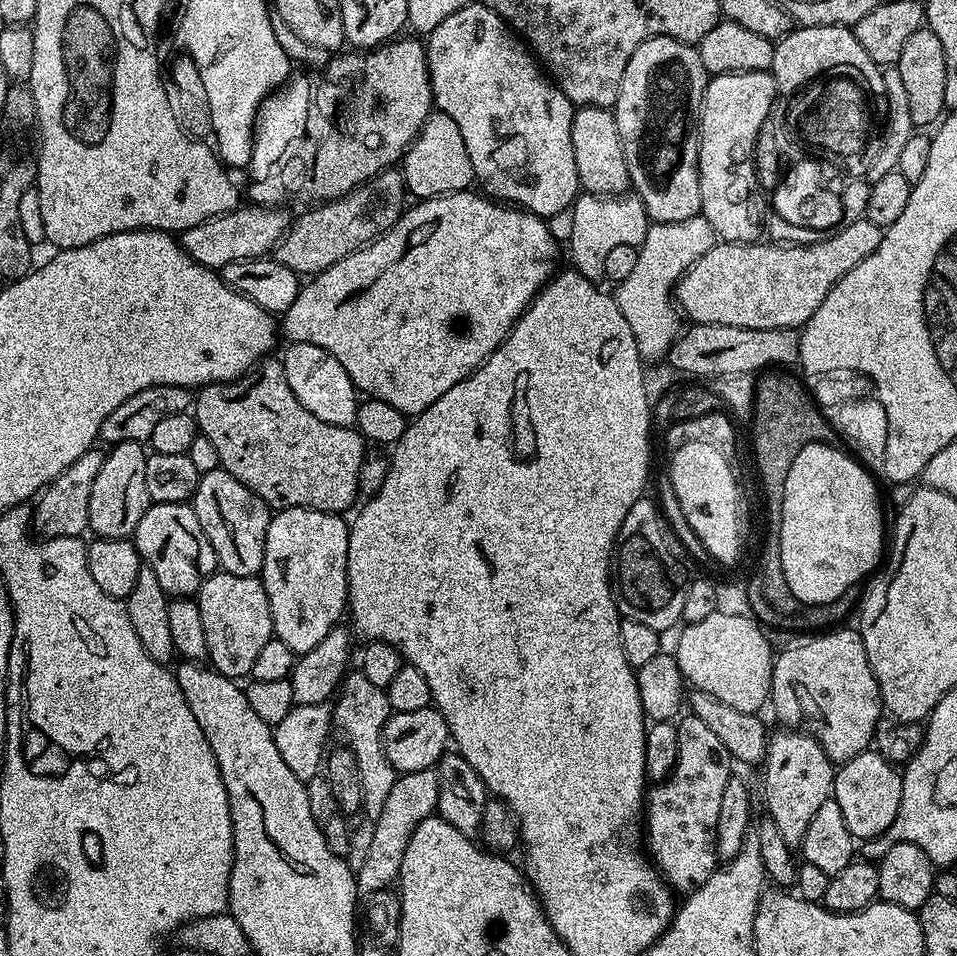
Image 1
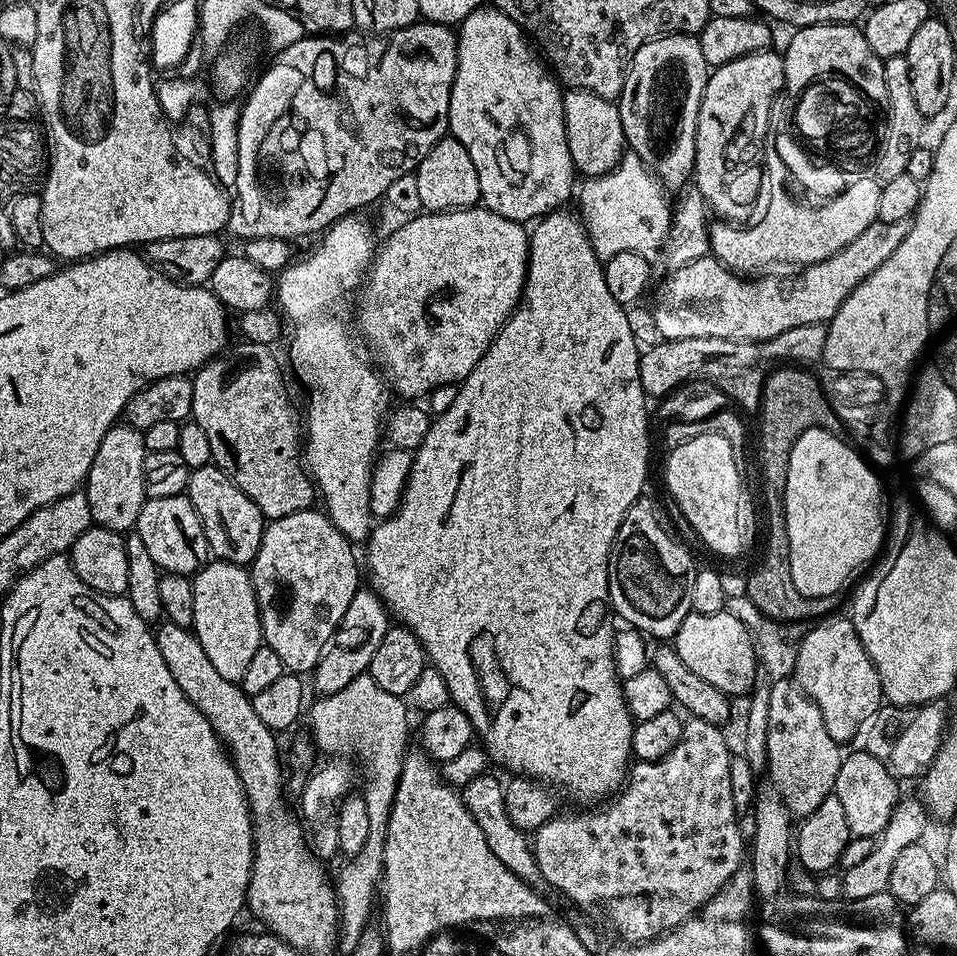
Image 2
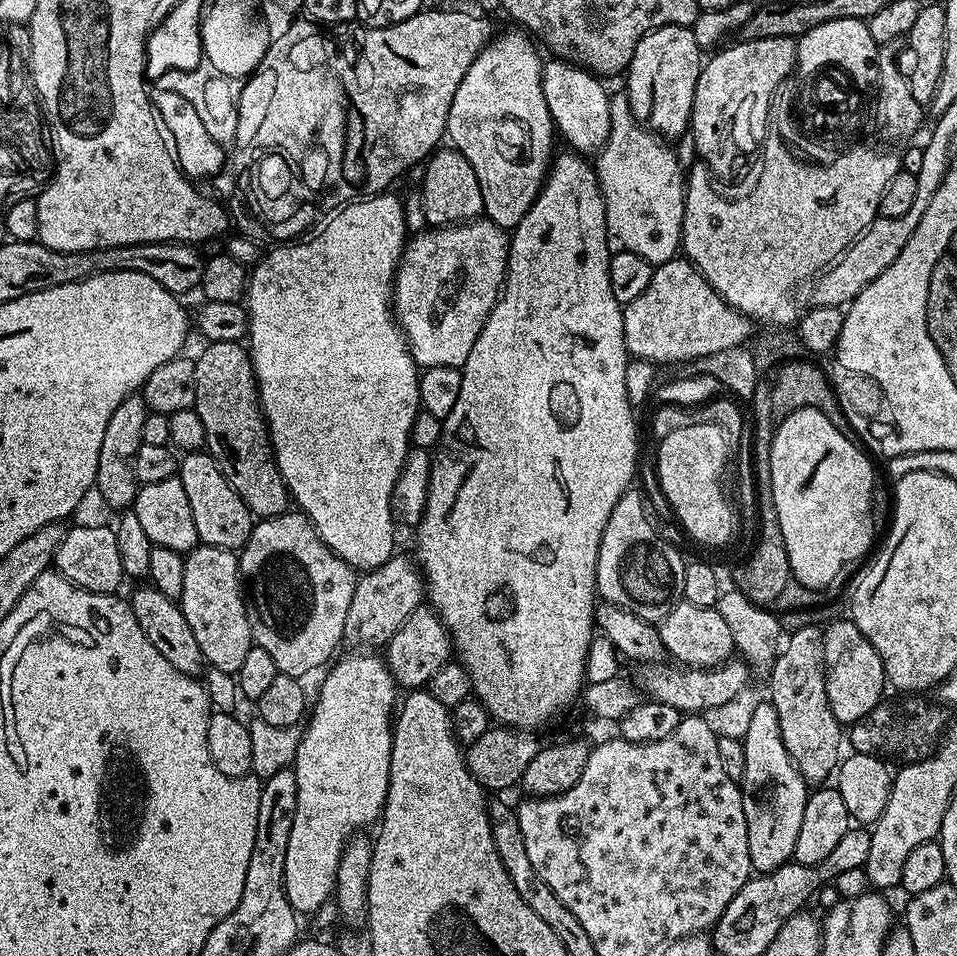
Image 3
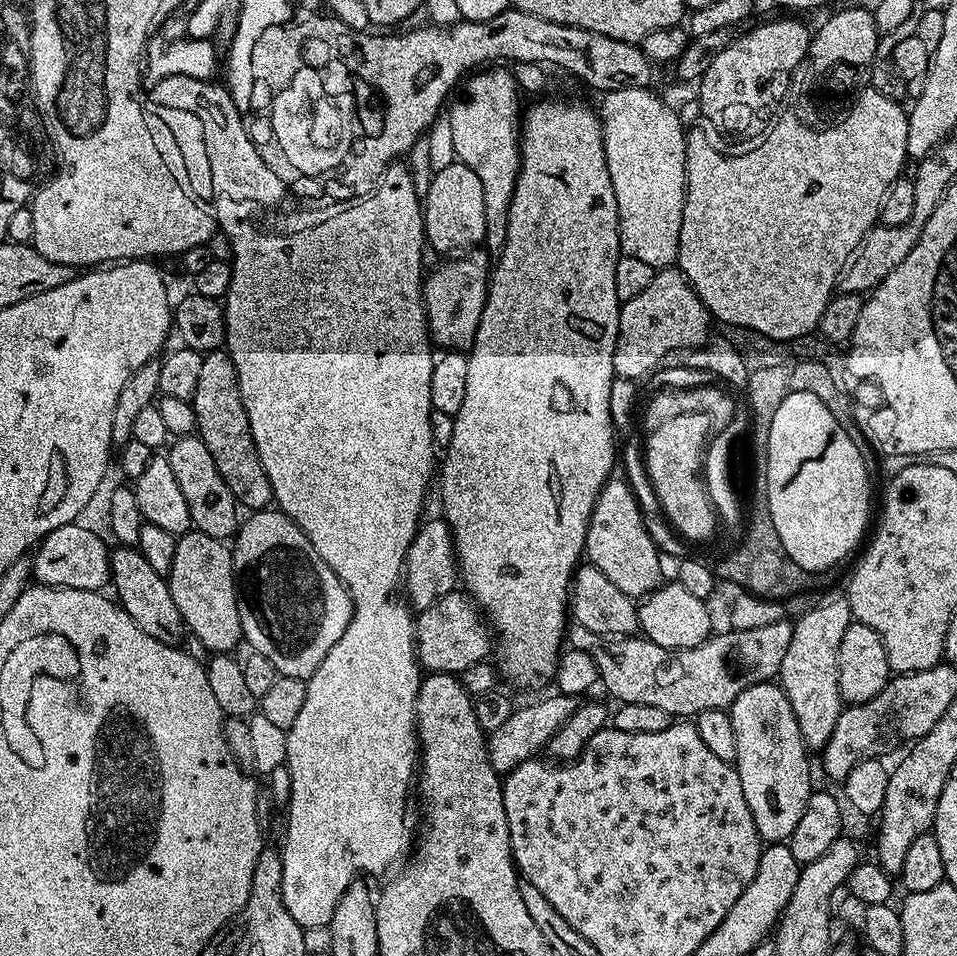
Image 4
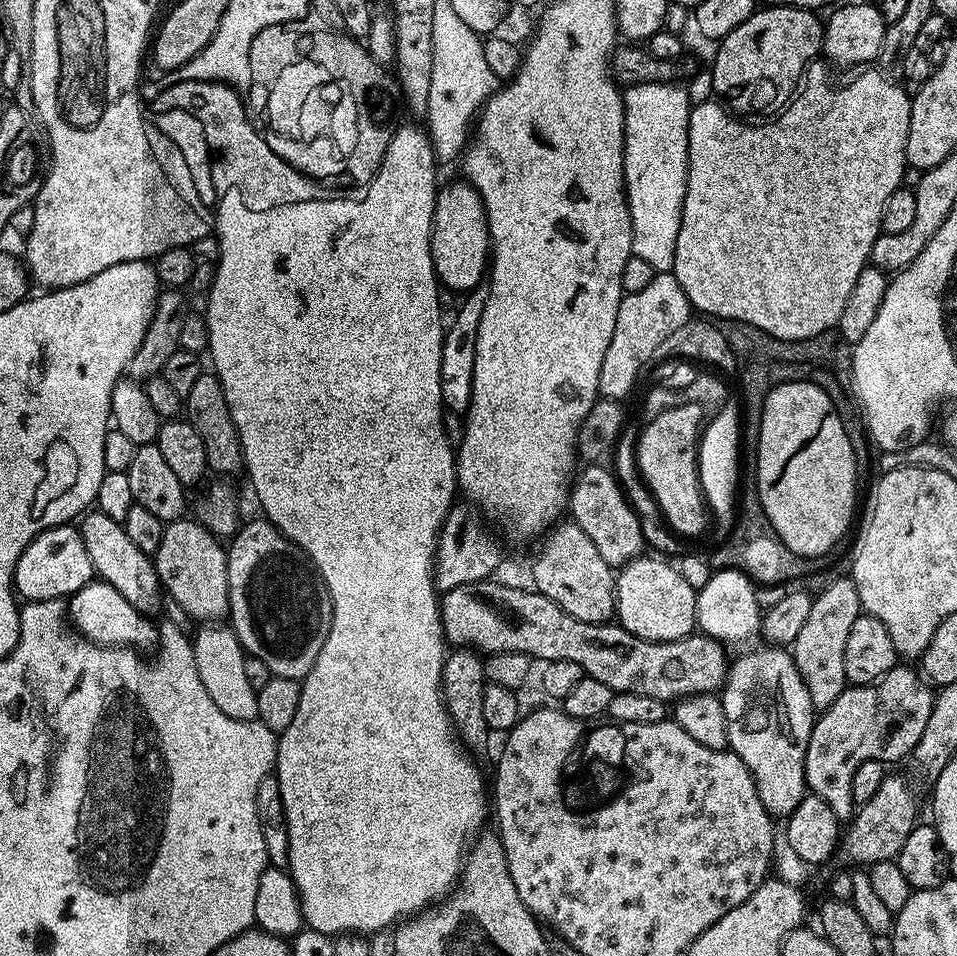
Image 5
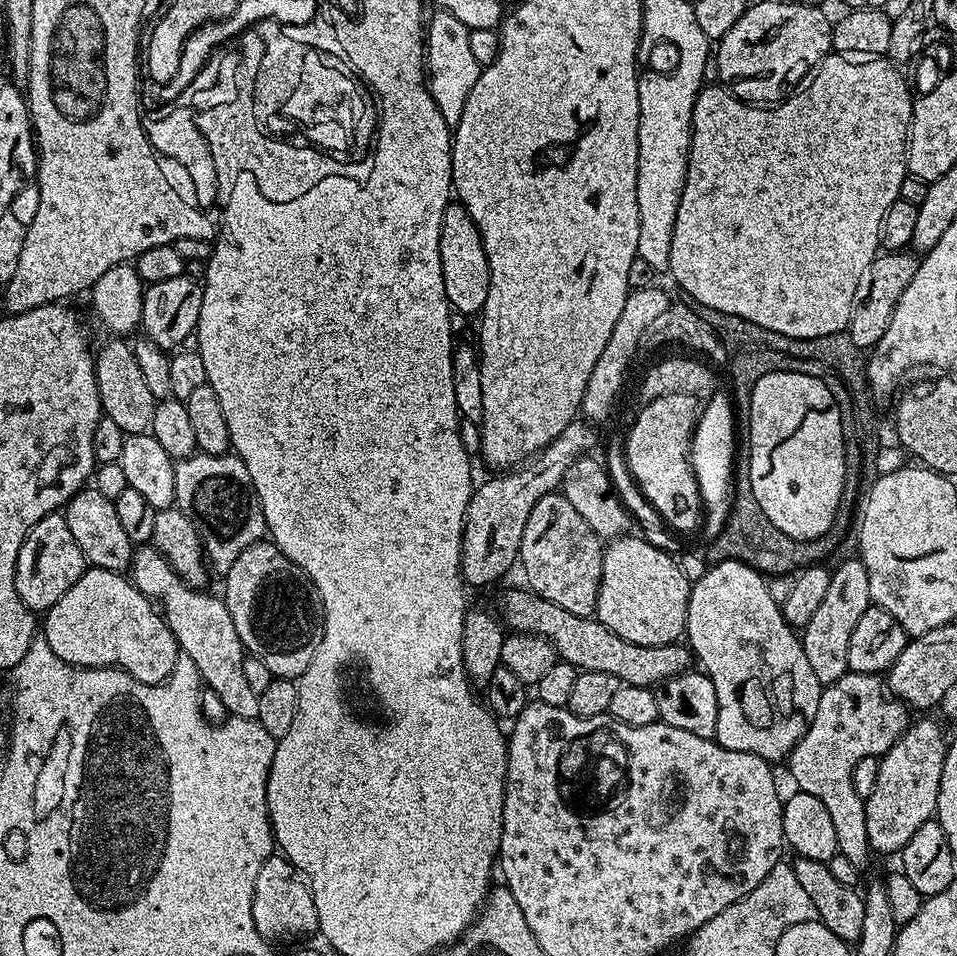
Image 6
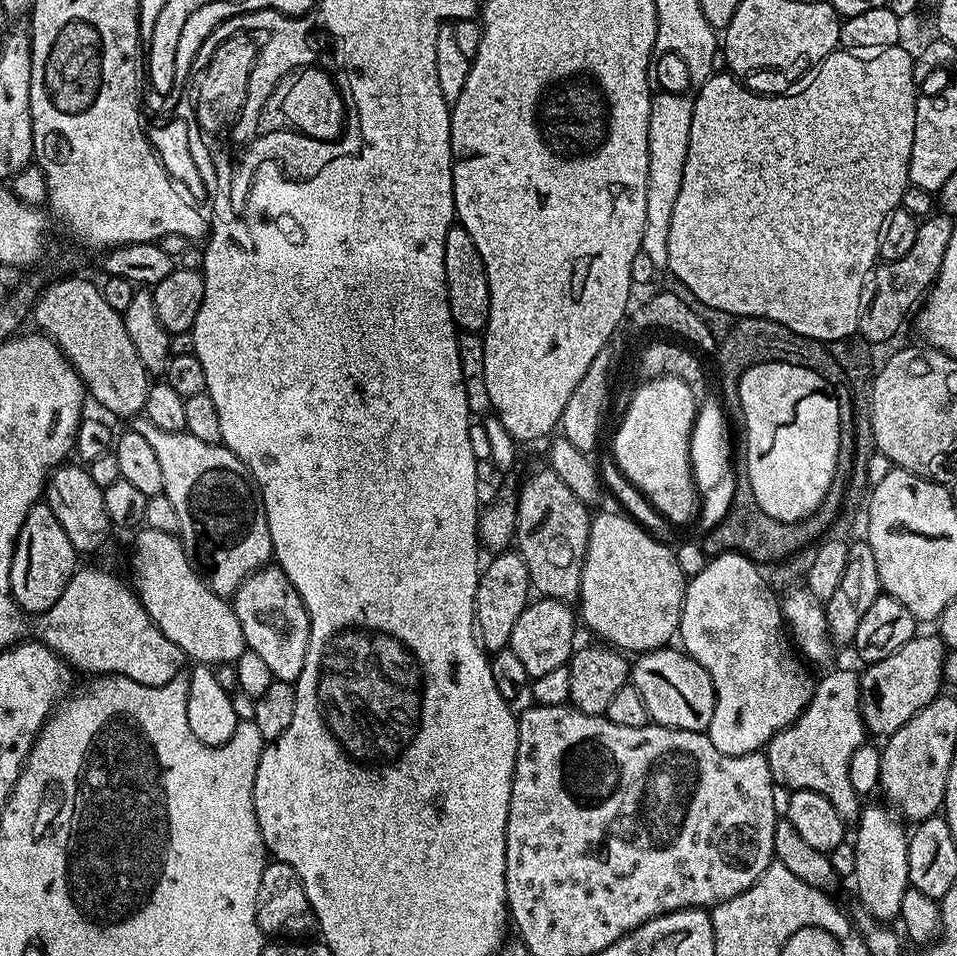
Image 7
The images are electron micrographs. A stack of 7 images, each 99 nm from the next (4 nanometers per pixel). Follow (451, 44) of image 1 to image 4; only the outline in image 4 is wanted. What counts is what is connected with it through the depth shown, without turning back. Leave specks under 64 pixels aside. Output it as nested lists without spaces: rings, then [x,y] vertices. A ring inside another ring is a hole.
[[[488,66],[469,75],[463,85],[464,93],[457,98],[452,113],[447,113],[446,116],[450,122],[450,130],[454,133],[457,161],[470,166],[470,170],[474,170],[474,174],[478,174],[478,179],[482,181],[486,221],[482,246],[485,255],[494,264],[500,260],[502,250],[505,249],[508,208],[520,173],[522,143],[522,92],[513,73],[508,68],[500,67],[504,66]]]

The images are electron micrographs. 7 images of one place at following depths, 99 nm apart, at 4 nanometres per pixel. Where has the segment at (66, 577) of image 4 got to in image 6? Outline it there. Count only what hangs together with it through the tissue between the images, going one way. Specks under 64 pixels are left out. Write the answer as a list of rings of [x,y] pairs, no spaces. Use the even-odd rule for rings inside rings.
[[[52,512],[42,522],[38,522],[26,534],[22,546],[18,550],[18,562],[16,563],[16,589],[18,598],[27,608],[40,614],[58,602],[58,598],[74,585],[80,575],[86,569],[86,561],[78,542],[74,542],[74,534],[70,534],[70,526],[66,526],[66,518],[60,512]]]

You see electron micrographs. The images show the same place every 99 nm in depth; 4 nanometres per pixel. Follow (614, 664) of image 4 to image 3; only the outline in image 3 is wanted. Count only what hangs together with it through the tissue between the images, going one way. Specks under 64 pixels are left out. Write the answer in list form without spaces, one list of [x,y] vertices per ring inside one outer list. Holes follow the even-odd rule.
[[[740,658],[729,659],[718,668],[689,668],[668,662],[645,664],[639,671],[634,677],[639,691],[645,697],[666,702],[666,706],[674,706],[674,710],[681,714],[703,714],[708,707],[729,702],[730,698],[750,684],[748,665]]]

